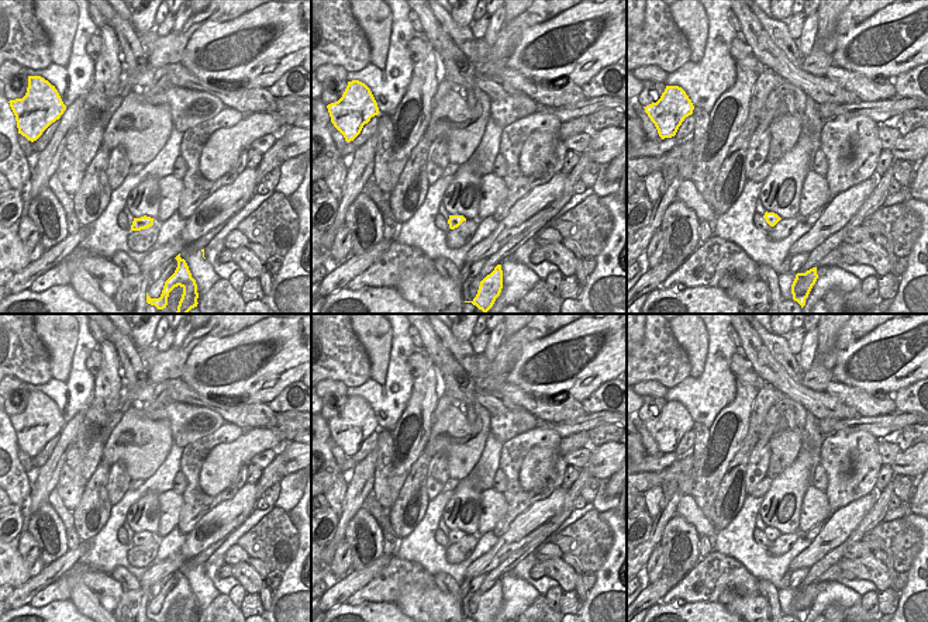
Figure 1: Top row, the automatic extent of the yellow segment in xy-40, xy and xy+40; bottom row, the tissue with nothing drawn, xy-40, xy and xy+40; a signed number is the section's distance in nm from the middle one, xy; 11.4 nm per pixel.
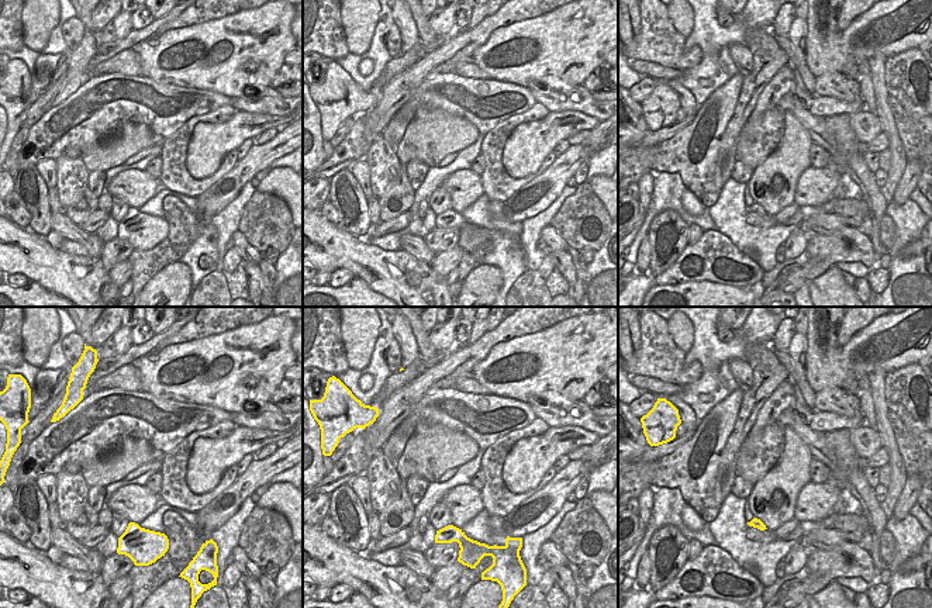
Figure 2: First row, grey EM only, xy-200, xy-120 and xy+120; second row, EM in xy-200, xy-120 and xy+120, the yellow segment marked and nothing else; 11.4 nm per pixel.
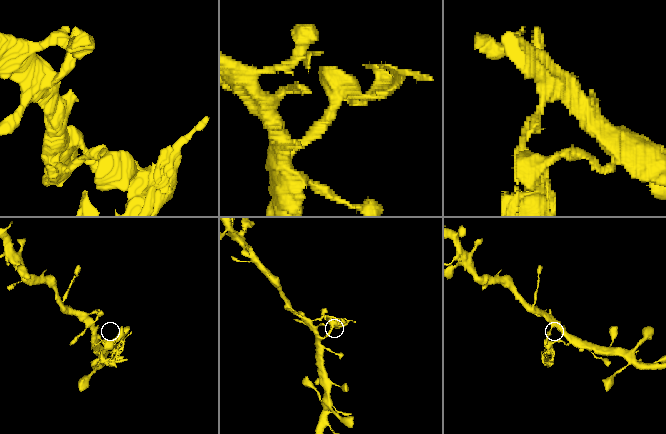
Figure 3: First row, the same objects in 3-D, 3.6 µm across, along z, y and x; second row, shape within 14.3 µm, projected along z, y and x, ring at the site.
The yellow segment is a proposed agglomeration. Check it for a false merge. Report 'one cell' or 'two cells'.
two cells

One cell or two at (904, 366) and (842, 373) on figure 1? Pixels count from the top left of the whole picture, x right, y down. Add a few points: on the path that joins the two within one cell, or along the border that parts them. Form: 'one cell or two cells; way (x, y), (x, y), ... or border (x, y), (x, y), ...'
one cell; way (889, 367), (861, 367), (858, 370)

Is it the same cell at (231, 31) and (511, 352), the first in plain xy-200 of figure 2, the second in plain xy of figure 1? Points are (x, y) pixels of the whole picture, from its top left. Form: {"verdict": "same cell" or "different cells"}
{"verdict": "different cells"}

